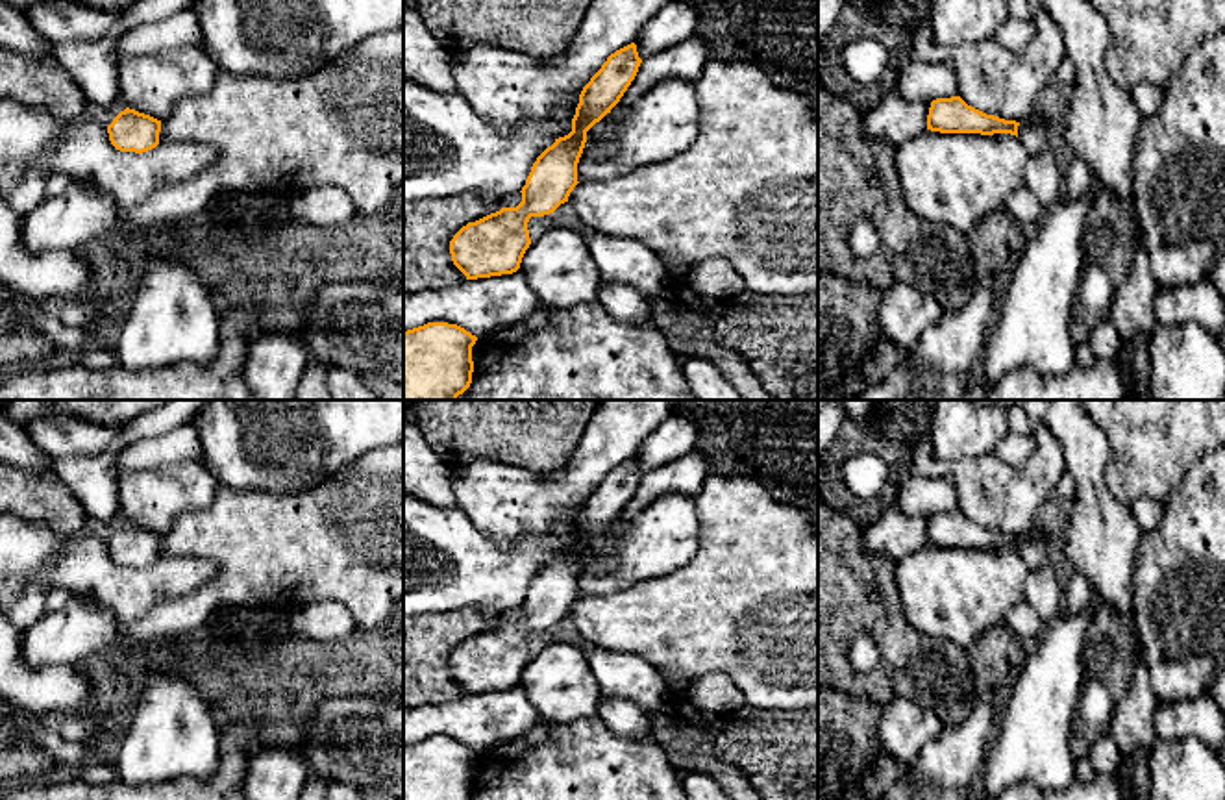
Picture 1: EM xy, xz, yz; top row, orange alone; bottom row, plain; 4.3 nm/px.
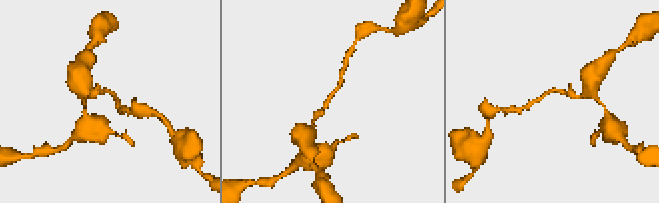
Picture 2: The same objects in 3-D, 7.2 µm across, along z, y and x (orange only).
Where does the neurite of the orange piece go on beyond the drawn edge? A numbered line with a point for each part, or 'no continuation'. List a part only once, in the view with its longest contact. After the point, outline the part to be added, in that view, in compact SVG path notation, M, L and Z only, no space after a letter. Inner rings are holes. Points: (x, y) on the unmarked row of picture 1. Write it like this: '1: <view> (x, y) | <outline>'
no continuation

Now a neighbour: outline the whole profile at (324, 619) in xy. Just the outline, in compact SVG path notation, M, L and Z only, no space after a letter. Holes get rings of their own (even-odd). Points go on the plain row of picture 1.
M316 600L289 613L289 630L311 641L339 641L353 628L352 613L337 600Z

